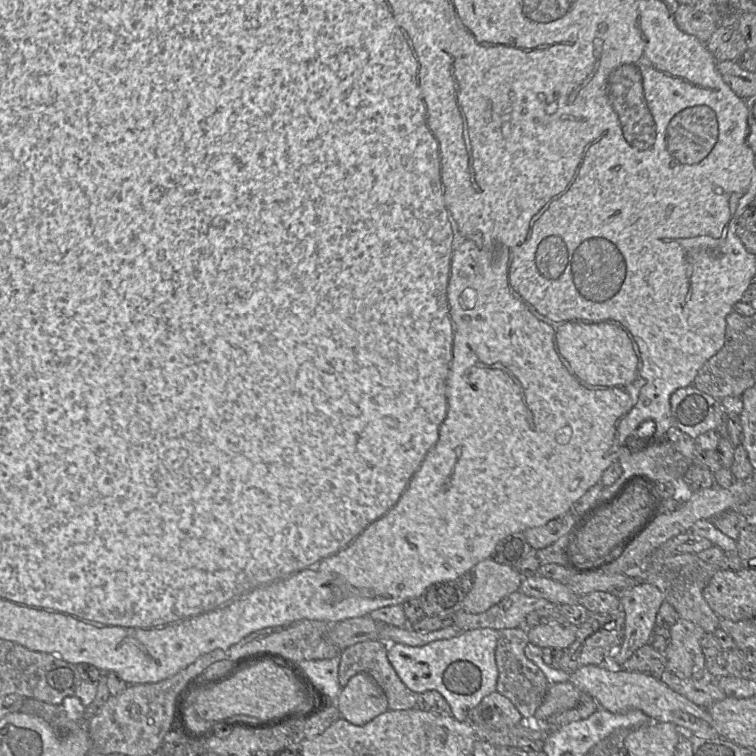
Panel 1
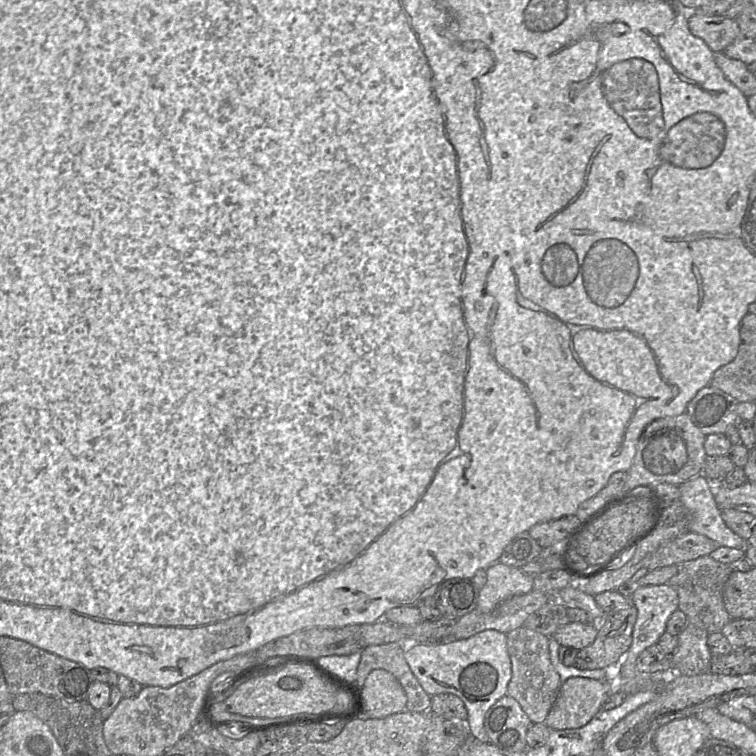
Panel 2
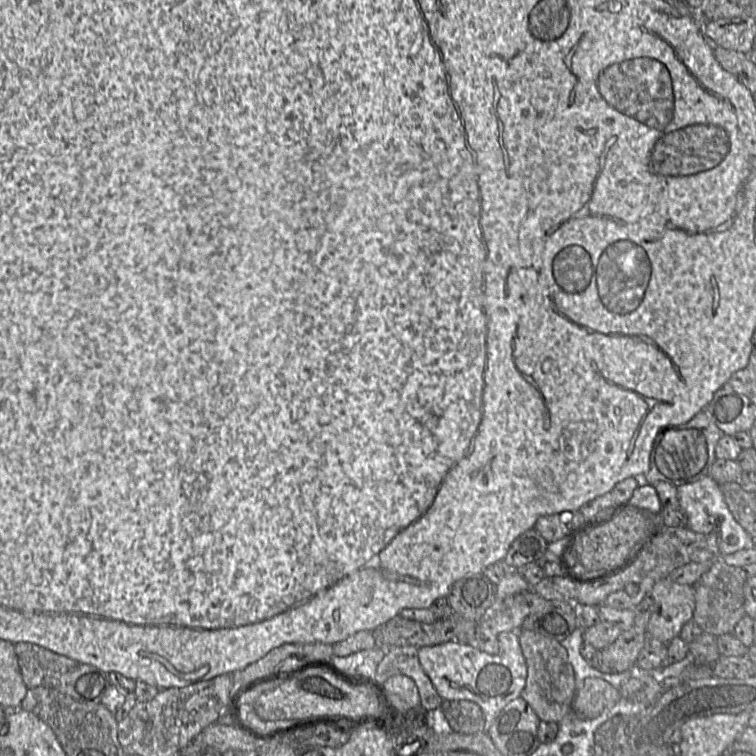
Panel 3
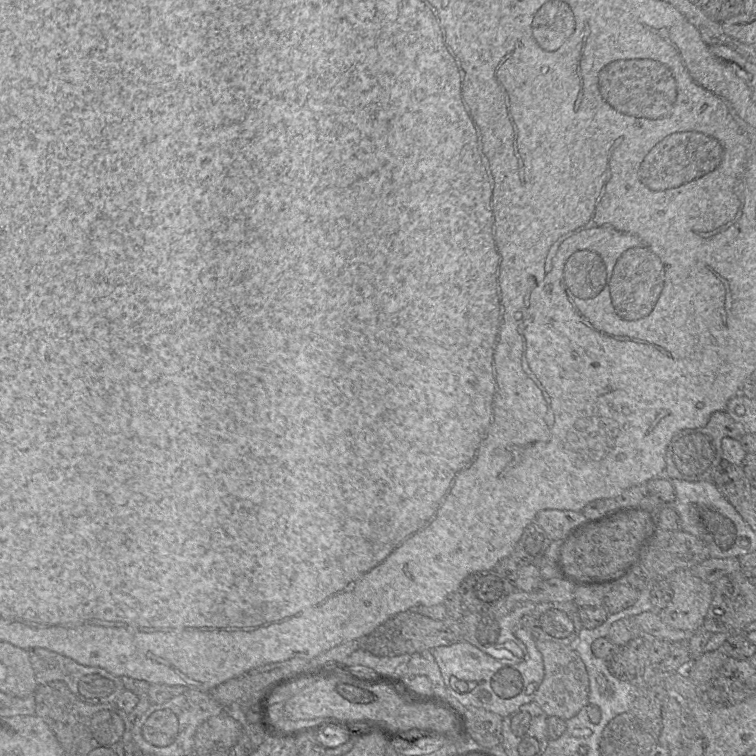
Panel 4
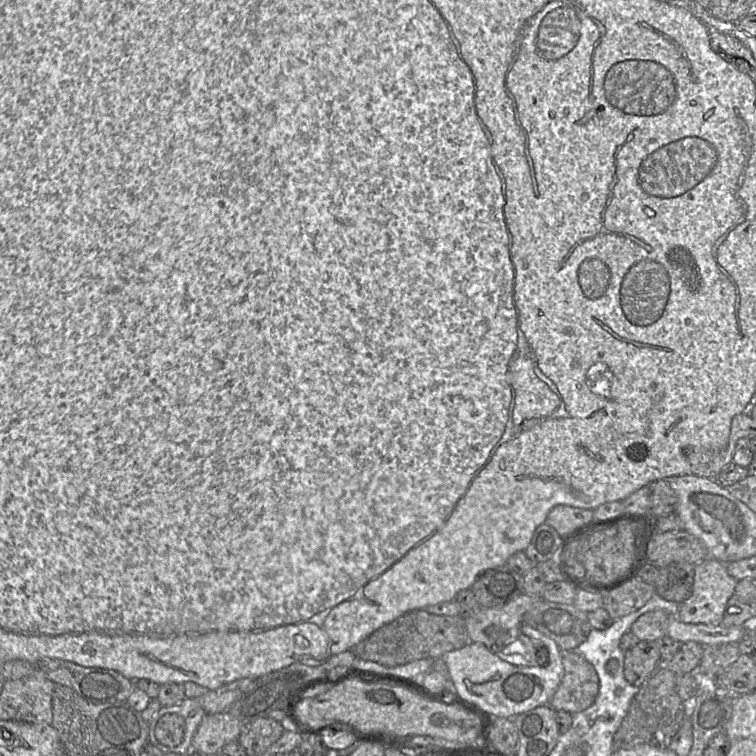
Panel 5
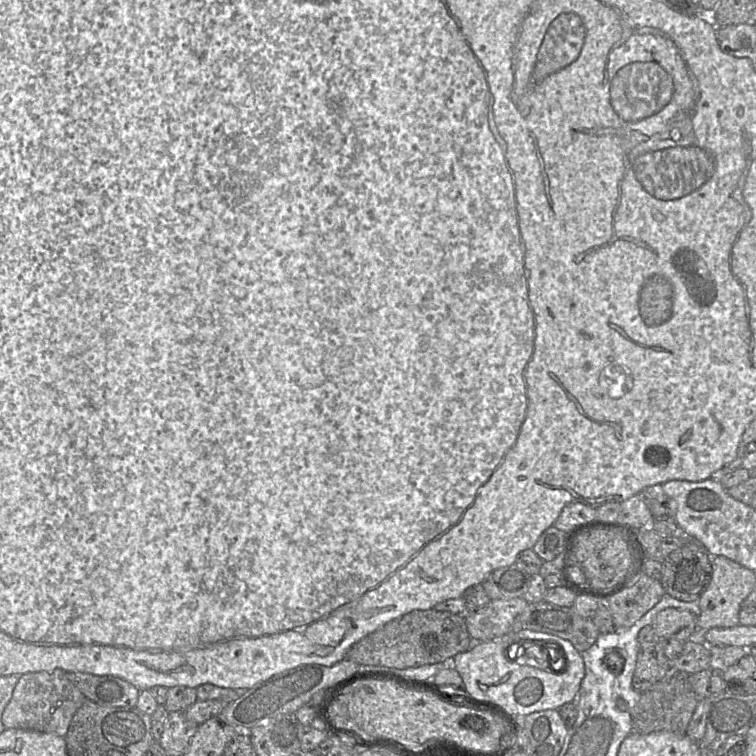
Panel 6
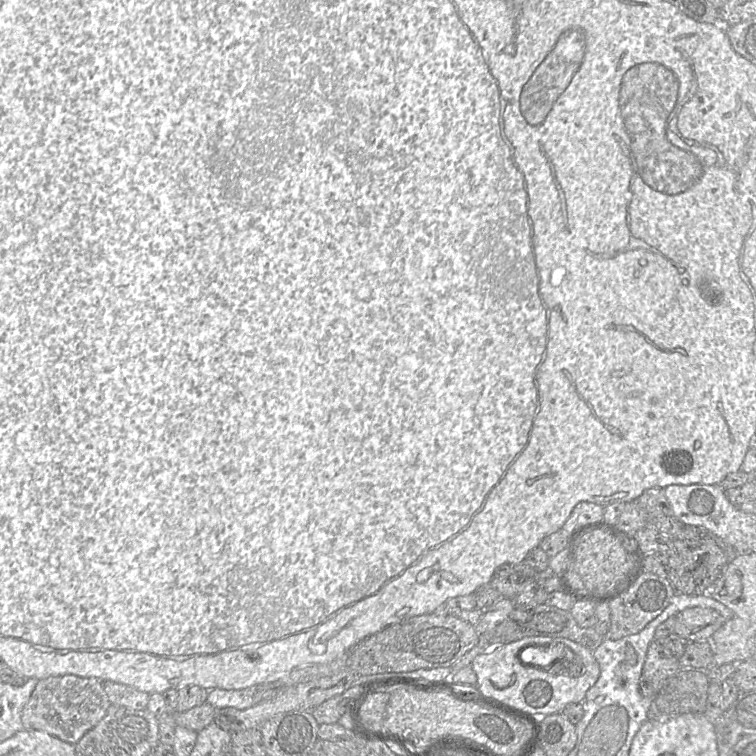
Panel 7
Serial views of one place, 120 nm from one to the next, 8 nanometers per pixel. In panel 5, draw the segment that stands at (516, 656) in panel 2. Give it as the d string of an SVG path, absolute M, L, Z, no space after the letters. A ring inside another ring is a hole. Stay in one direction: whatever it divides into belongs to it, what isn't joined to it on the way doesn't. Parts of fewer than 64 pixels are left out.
M562 650L564 668L561 682L550 700L555 710L575 714L589 708L599 692L599 679L594 667L573 650Z

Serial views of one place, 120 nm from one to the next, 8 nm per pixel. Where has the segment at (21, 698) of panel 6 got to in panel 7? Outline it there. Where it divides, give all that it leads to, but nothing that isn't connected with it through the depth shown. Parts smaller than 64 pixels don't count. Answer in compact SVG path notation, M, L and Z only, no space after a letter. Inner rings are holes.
M75 675L53 676L38 680L22 710L21 721L23 729L41 730L75 745L105 716L110 705L101 680Z

